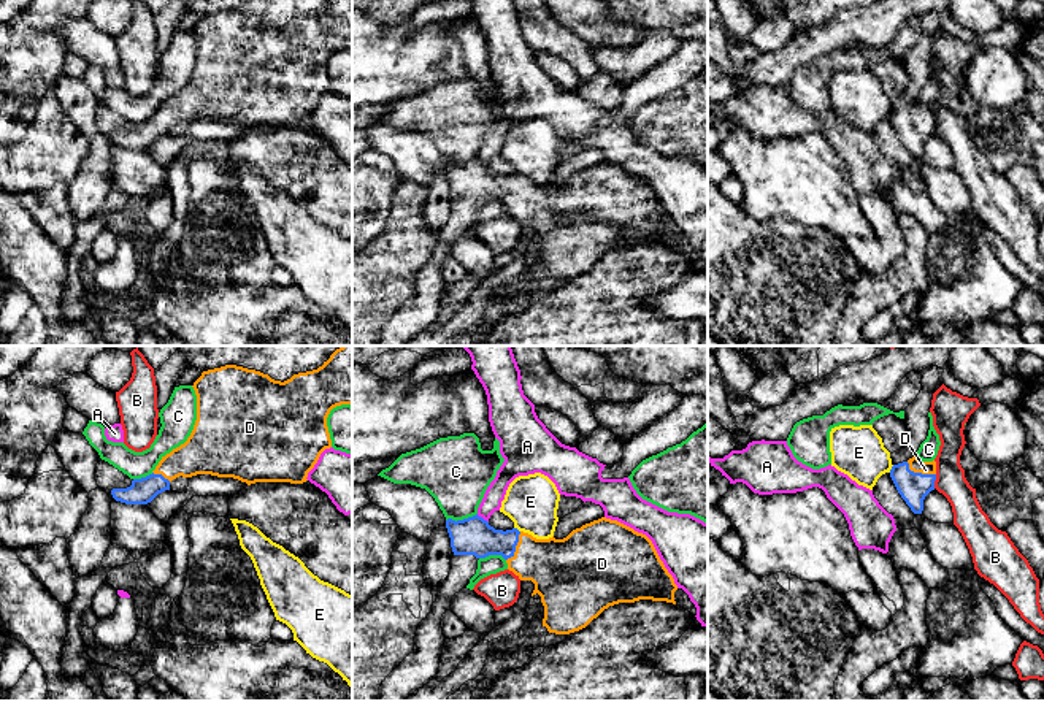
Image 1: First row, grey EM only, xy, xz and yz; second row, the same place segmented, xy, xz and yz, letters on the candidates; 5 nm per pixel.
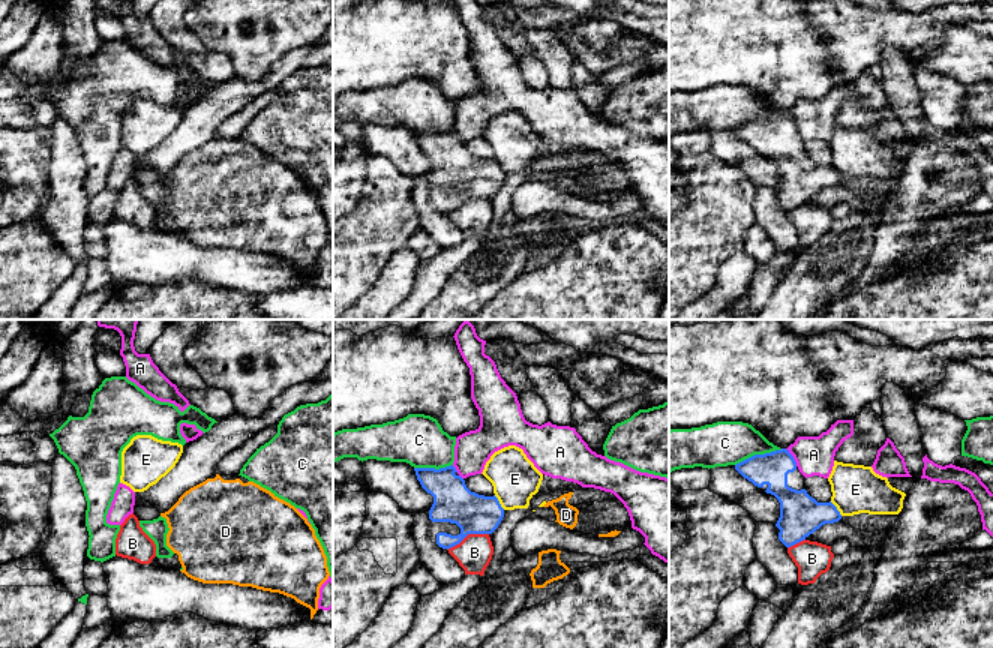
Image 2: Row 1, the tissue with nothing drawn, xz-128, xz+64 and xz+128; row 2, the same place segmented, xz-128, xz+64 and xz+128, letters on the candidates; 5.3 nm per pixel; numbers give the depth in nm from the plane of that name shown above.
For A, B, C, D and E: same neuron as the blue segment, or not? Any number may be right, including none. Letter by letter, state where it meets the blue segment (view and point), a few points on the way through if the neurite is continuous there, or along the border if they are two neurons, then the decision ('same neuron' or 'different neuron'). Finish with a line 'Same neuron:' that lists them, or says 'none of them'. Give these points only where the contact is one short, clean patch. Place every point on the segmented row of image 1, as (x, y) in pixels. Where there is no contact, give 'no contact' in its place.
A: xz (481, 517) | along xz (476, 514), (487, 522) | different neuron
B: yz (935, 479) | along yz (936, 474), (933, 487) | different neuron
C: xz (460, 520) | different neuron
D: yz (919, 473) | across yz (913, 487), (919, 473), (916, 465) | same neuron
E: yz (892, 468) | along yz (894, 465), (889, 471) | different neuron
Same neuron: D

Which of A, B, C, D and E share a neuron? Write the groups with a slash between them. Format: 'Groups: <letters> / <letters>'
Groups: A / B / C / D / E

